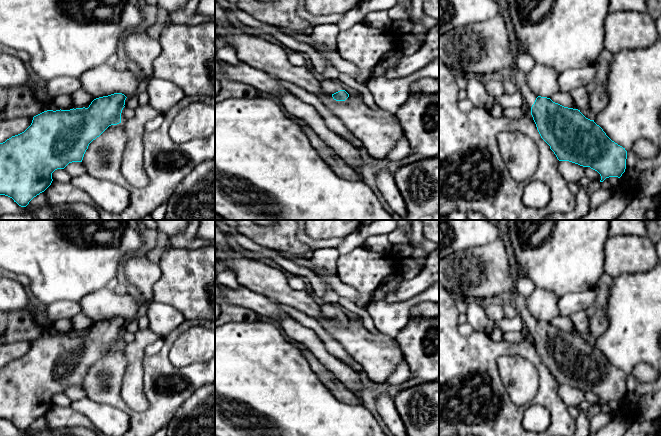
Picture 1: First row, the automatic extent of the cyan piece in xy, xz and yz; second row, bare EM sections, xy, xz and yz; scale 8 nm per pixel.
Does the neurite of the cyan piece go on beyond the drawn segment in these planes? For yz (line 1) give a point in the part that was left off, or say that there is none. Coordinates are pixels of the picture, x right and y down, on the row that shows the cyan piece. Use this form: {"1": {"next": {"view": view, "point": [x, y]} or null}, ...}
{"1": {"next": {"view": "yz", "point": [482, 48]}}}

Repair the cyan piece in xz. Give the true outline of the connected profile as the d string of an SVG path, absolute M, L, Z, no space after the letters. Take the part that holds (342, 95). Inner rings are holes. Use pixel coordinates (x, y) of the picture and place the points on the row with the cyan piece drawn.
M324 80L322 88L325 92L330 93L336 101L345 101L349 97L344 90L344 84L338 80Z

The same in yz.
M497 15L484 22L457 27L441 35L439 37L439 58L453 73L481 75L485 79L496 76L499 70L510 69L514 72L514 81L519 91L523 95L527 105L531 108L531 115L541 138L550 146L550 149L559 161L569 161L583 167L590 167L600 174L600 182L609 177L620 178L625 172L627 151L612 141L594 120L586 118L578 109L564 107L547 97L537 97L529 89L526 74L517 68L516 61L510 52L508 31L501 16Z

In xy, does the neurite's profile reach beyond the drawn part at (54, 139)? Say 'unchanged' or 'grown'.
unchanged

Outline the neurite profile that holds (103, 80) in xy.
M106 63L84 72L78 79L81 83L80 89L89 93L93 100L114 93L131 97L136 94L140 83L140 78L127 69L119 71Z

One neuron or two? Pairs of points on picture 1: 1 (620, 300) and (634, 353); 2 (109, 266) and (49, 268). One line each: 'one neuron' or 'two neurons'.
1: one neuron
2: one neuron

